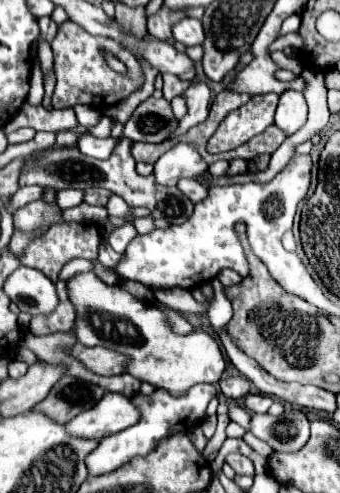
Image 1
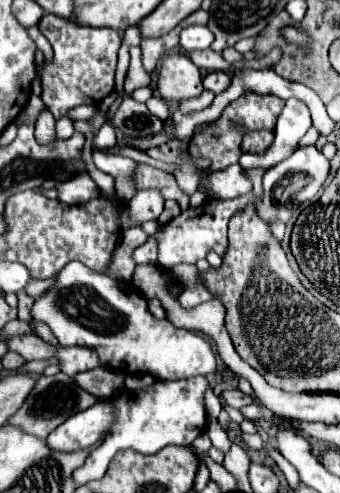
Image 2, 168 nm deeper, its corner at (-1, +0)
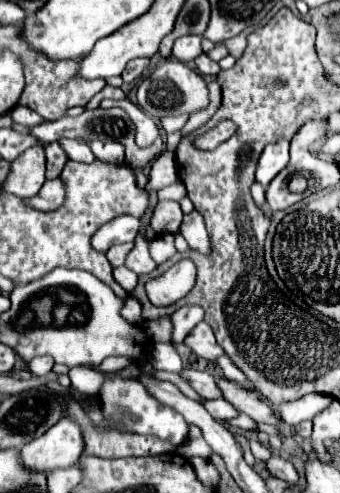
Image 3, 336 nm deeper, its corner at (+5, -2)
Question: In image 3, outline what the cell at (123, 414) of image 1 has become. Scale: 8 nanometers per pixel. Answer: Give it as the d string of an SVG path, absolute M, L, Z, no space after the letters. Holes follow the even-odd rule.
M62 418L40 438L20 448L20 462L32 472L48 474L58 468L70 468L84 450L80 428L70 418Z

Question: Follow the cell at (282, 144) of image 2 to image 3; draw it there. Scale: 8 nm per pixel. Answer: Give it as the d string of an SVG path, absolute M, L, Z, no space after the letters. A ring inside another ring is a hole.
M288 140L268 144L258 160L256 182L268 186L272 178L276 178L276 174L286 168L286 164L288 164Z

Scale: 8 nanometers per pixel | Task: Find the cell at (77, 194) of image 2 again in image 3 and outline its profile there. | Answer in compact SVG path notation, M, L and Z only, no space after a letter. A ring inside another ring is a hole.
M60 178L56 180L46 180L42 190L34 196L34 198L26 198L24 204L34 208L34 210L56 210L60 208L64 202L64 184L60 182Z

